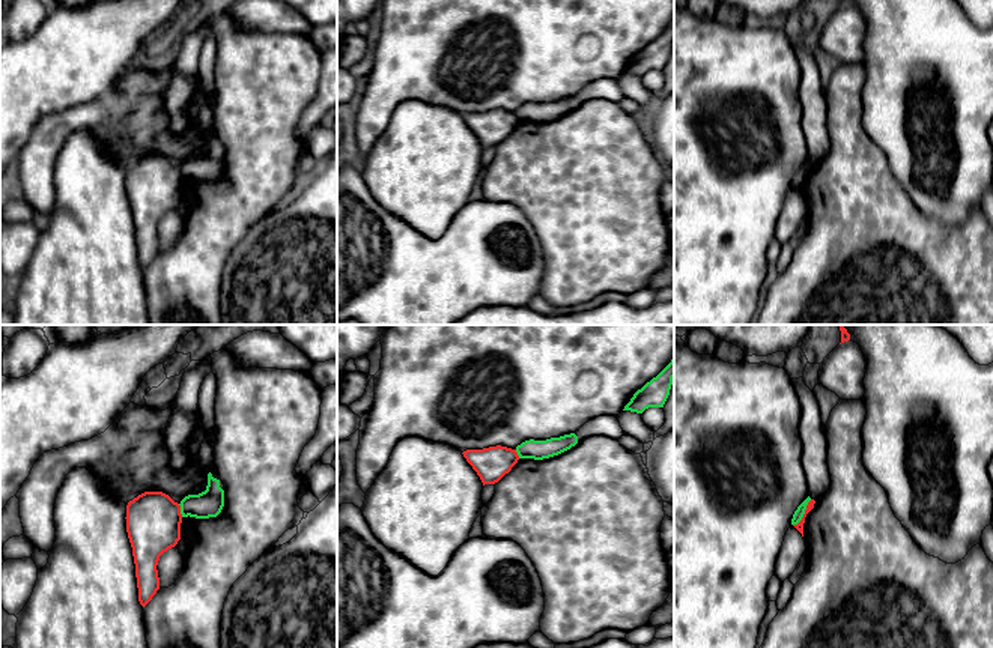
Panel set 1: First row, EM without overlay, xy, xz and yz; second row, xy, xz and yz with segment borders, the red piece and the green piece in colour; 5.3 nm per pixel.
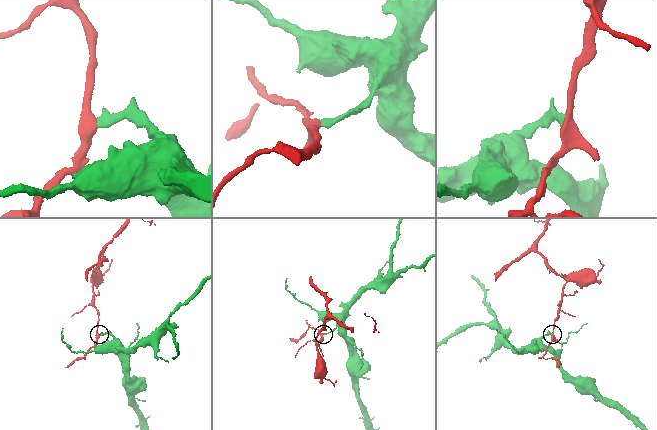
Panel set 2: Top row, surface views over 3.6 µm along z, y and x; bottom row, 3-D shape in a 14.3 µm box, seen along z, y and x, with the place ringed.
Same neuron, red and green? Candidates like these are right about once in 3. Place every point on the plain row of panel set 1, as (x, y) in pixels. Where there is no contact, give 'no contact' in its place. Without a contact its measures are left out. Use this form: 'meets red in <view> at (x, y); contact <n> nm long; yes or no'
meets red in yz at (805, 176); contact 170 nm long; no

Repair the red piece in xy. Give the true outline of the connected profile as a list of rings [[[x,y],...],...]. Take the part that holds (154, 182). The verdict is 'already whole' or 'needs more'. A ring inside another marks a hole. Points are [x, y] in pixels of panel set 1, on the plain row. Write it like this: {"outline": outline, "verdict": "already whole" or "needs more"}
{"outline": [[[144,155],[128,165],[125,182],[144,271],[159,253],[159,220],[181,203],[181,168],[162,155]]], "verdict": "already whole"}

